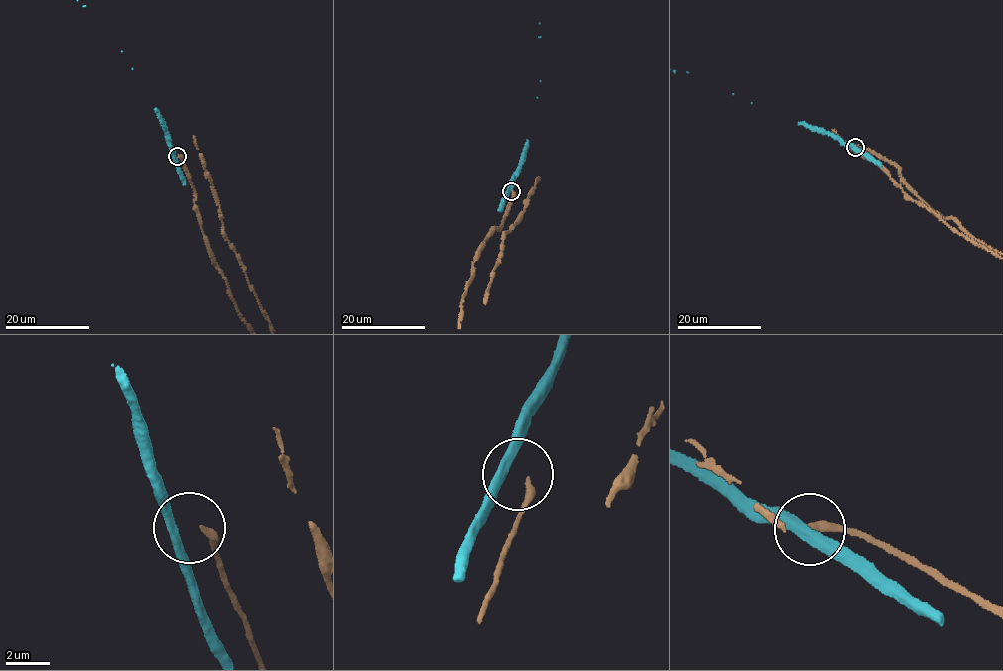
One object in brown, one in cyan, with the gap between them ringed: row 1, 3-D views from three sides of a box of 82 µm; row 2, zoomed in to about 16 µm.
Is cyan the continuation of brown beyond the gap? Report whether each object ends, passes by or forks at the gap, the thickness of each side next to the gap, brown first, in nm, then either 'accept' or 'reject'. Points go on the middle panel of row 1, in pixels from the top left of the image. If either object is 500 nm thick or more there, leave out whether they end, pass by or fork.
brown ends | cyan passes by | 280/460 nm | reject

